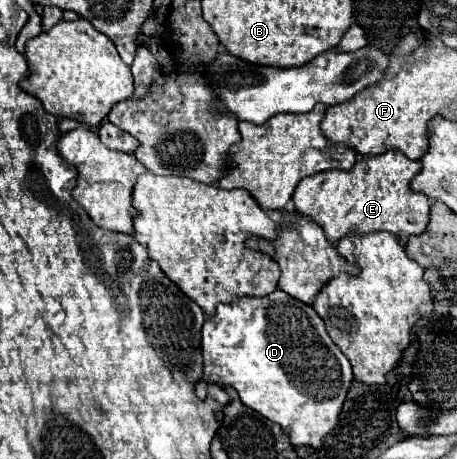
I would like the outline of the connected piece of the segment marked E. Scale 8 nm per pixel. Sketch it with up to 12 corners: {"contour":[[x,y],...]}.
{"contour":[[363,156],[303,178],[293,212],[327,240],[423,234],[431,202],[411,192],[419,162]]}

